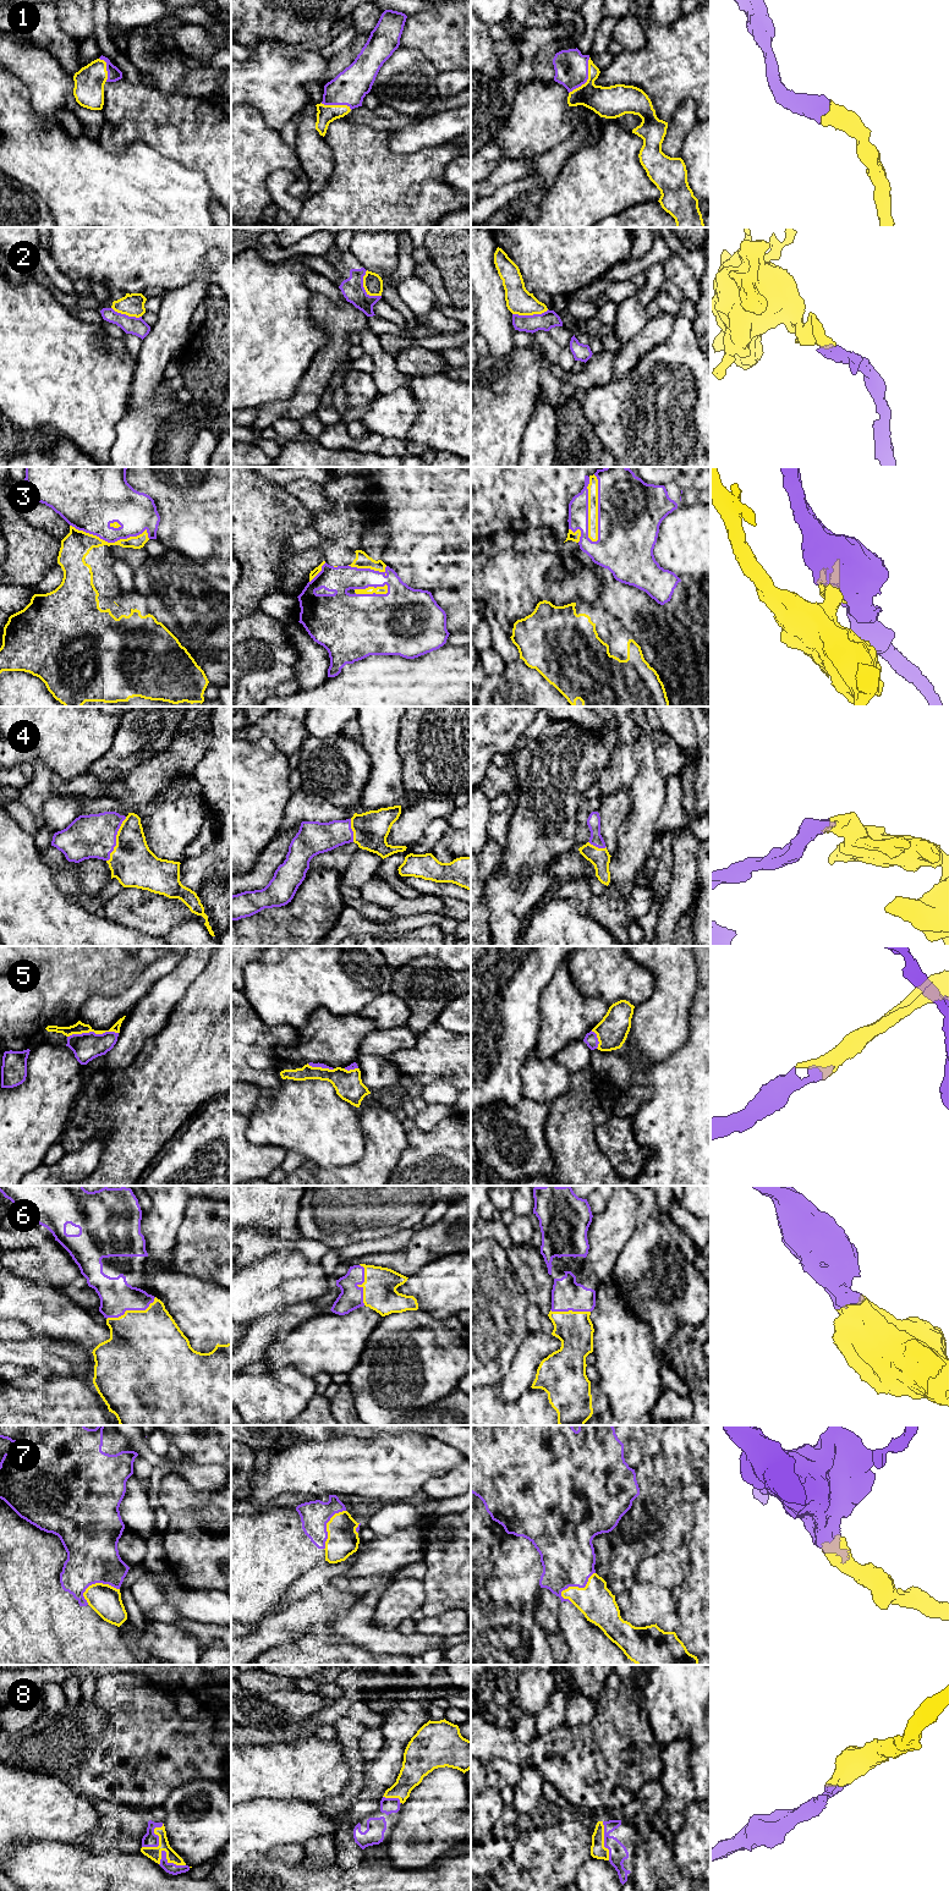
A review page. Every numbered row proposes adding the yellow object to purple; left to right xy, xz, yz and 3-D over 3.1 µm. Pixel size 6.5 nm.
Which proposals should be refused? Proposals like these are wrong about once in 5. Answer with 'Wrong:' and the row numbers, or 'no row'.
Wrong: 2

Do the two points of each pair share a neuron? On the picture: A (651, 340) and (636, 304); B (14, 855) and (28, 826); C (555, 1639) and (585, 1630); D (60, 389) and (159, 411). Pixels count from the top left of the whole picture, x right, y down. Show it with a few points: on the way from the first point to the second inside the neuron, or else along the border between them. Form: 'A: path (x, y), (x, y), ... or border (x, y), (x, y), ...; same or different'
A: border (649, 318), (643, 328), (624, 345); different
B: border (12, 817), (33, 836); different
C: border (558, 1634), (564, 1641), (568, 1652); different
D: border (133, 375), (129, 408), (115, 429); different

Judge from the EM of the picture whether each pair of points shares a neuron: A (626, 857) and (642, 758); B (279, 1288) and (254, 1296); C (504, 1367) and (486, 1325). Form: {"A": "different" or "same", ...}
{"A": "same", "B": "same", "C": "same"}

